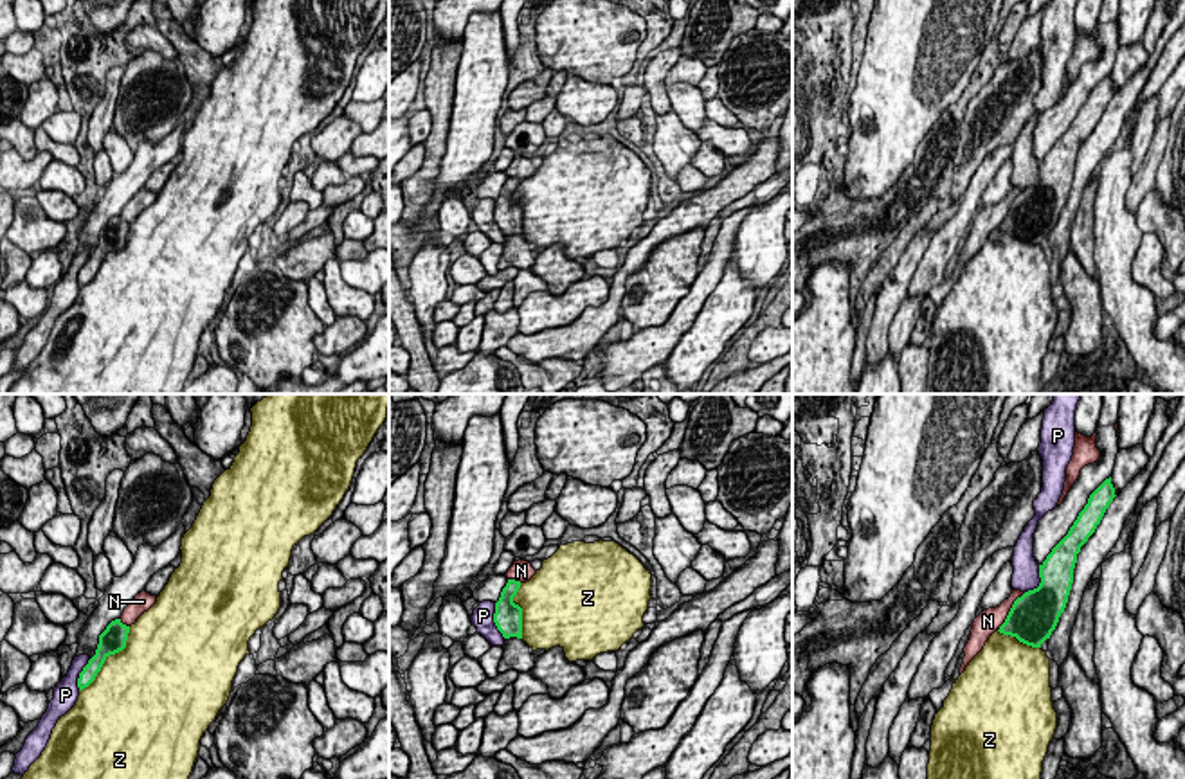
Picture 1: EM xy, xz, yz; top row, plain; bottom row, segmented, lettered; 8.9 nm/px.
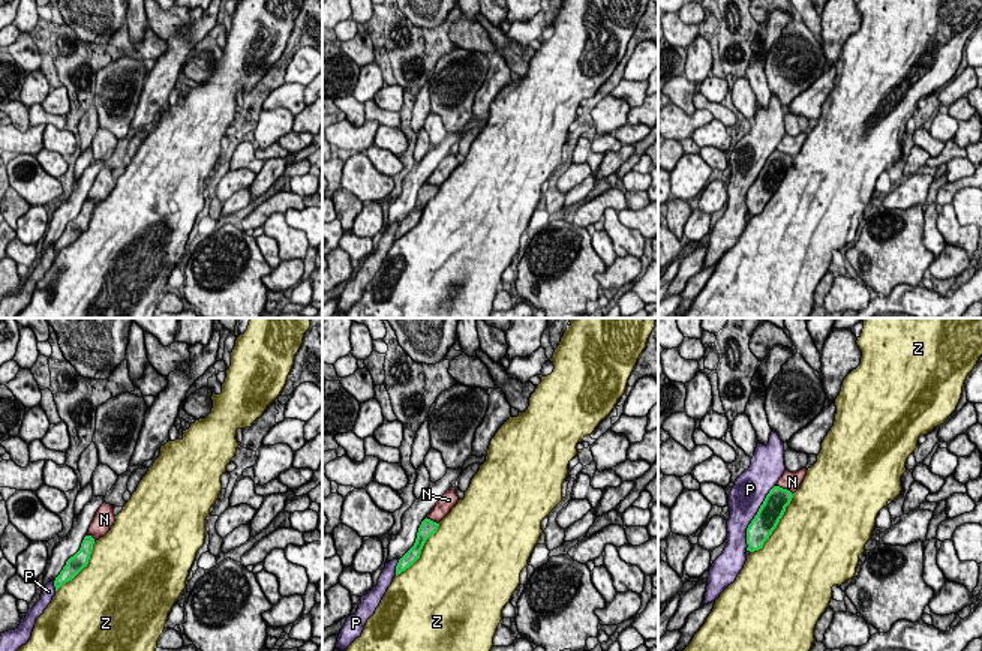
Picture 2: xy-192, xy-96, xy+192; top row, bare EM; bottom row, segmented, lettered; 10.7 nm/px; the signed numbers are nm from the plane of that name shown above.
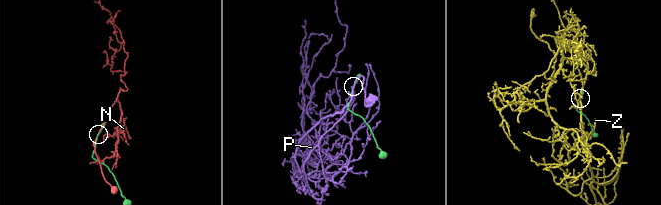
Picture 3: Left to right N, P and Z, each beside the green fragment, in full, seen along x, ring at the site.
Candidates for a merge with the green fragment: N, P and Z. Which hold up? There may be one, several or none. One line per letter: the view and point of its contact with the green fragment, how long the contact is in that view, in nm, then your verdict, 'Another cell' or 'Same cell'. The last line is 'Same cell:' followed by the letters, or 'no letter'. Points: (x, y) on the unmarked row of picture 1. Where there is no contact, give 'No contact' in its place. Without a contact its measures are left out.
N: Touches green at yz (1011, 207). Shared border 420 nm. Another cell
P: Touches green at xz (494, 218). Shared border 340 nm. Another cell
Z: Touches green at xy (108, 252). Shared border 750 nm. Another cell
Same cell: no letter

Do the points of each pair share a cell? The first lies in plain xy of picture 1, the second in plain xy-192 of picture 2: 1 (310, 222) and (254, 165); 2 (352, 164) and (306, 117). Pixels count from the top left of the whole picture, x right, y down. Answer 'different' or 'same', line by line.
1: different
2: same

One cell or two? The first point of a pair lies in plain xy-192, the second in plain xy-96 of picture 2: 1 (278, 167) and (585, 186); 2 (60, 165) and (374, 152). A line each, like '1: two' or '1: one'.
1: one
2: one

